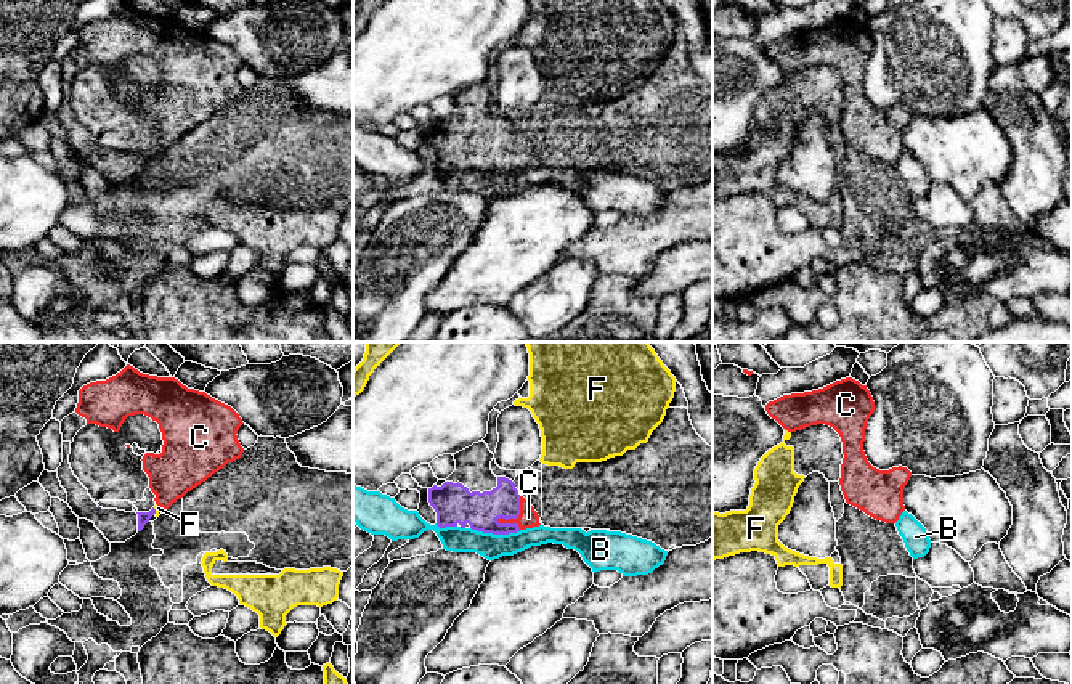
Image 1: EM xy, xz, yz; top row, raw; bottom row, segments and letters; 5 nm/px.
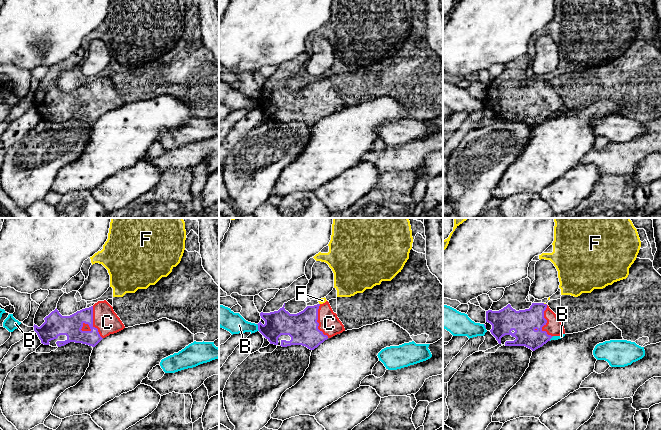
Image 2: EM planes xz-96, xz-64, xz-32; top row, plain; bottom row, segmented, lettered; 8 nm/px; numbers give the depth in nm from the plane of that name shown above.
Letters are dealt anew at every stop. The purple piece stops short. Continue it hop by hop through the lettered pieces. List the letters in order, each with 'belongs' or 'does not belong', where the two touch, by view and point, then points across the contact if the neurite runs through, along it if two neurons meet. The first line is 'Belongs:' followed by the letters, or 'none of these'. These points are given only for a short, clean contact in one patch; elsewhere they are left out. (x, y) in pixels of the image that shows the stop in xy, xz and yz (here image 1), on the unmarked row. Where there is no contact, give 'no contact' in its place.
Belongs: C
B: does not belong; meets purple in xz at (496, 174)
C: belongs; meets purple in xz at (517, 156)
F: does not belong; meets purple in xy at (154, 151); border along xy (153, 148), (156, 153)

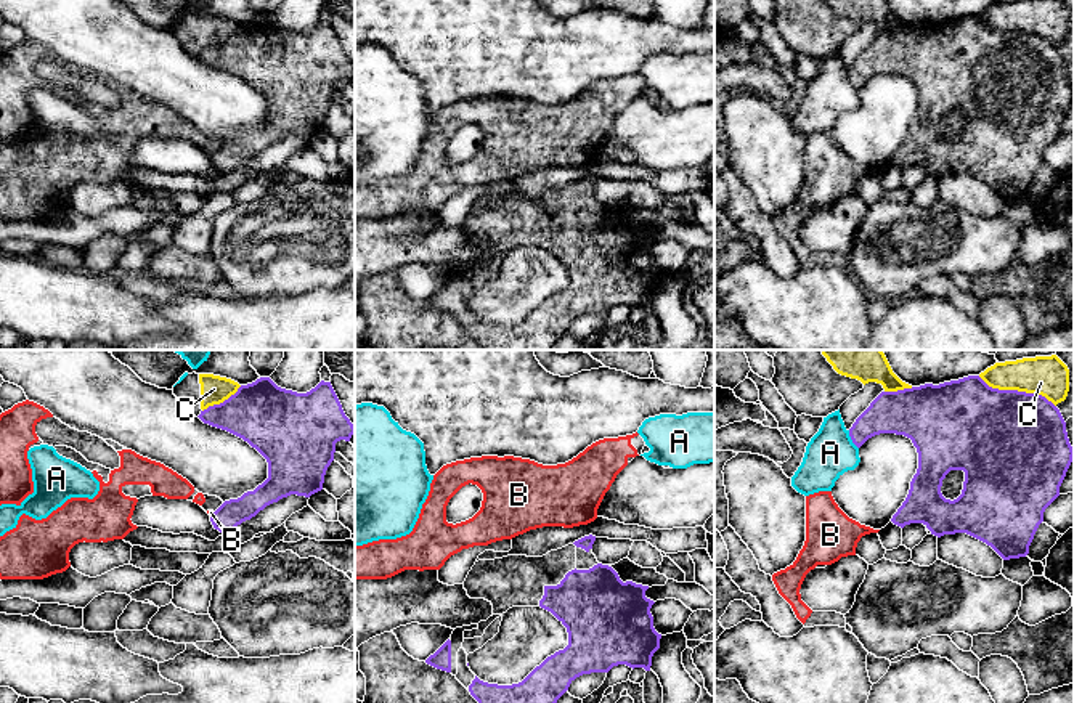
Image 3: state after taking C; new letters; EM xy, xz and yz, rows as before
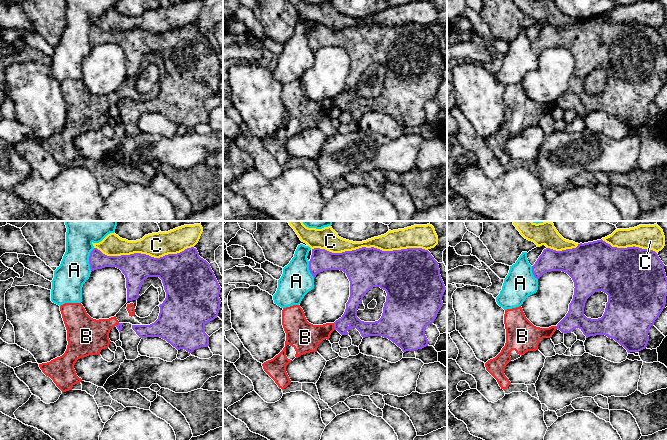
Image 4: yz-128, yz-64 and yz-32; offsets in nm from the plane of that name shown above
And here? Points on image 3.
Belongs: none of these
A: does not belong; meets purple in yz at (853, 81)
B: does not belong; meets purple in xy at (214, 154)
C: does not belong; meets purple in yz at (1017, 31)

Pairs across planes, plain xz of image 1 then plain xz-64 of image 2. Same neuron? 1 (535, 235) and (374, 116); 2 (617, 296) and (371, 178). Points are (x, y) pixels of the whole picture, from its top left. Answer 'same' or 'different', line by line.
1: same
2: different

